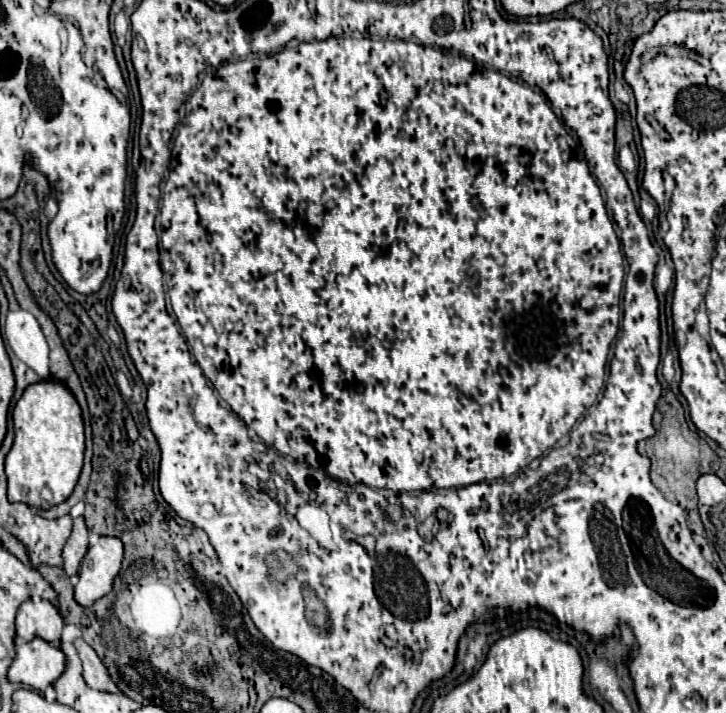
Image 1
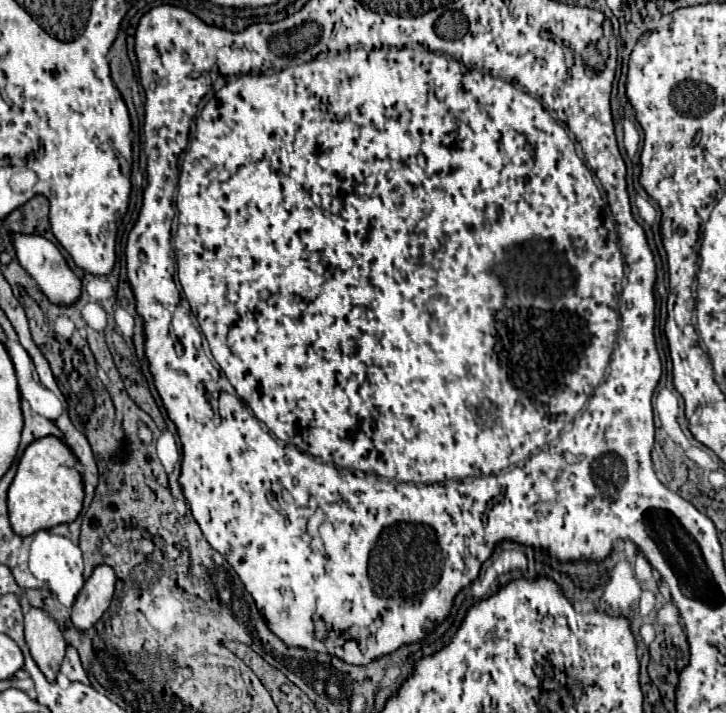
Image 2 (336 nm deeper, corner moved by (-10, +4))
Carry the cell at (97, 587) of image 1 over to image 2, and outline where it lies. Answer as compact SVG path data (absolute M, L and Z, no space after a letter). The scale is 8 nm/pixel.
M98 565L94 569L72 607L72 625L76 625L78 631L90 629L104 615L114 595L114 583L116 575L112 567Z

